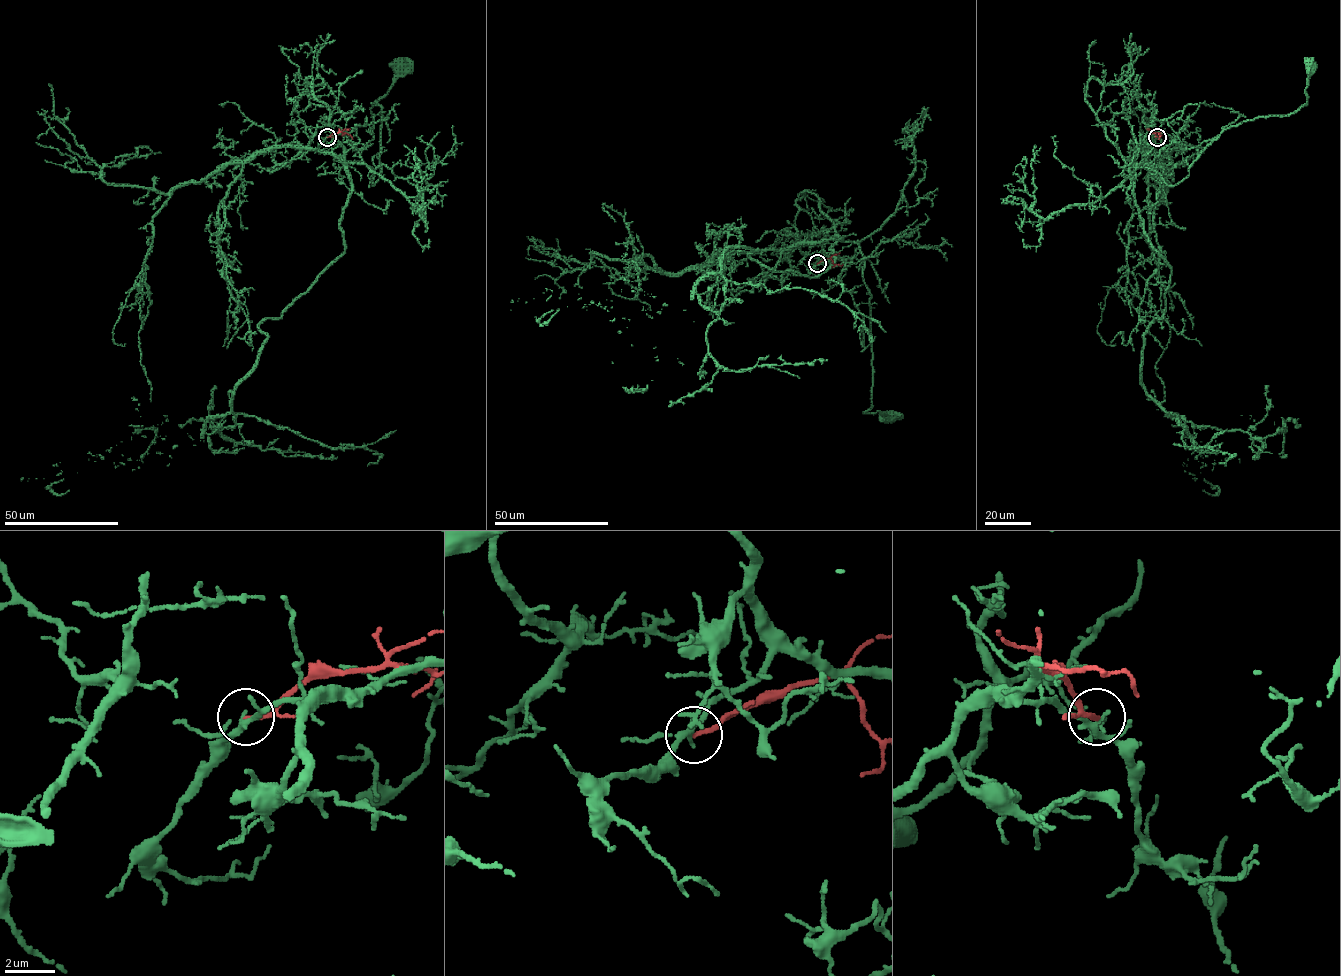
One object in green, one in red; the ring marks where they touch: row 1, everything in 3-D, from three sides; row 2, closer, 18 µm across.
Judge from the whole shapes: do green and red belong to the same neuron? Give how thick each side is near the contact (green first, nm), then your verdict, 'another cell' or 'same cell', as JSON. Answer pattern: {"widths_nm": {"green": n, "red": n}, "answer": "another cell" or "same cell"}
{"widths_nm": {"green": 200, "red": 180}, "answer": "another cell"}

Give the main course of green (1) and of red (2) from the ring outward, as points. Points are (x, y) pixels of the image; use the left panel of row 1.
1: (327, 137), (346, 162), (374, 170), (373, 186), (383, 116), (376, 102), (398, 66)
2: (327, 137), (340, 132), (347, 133), (352, 139)

